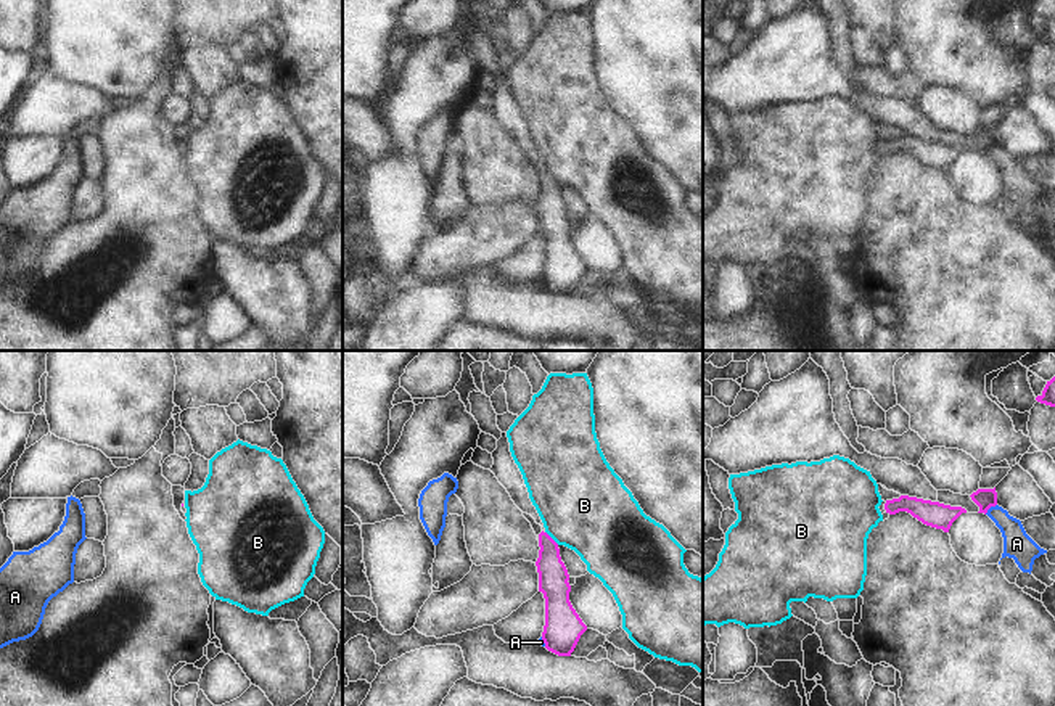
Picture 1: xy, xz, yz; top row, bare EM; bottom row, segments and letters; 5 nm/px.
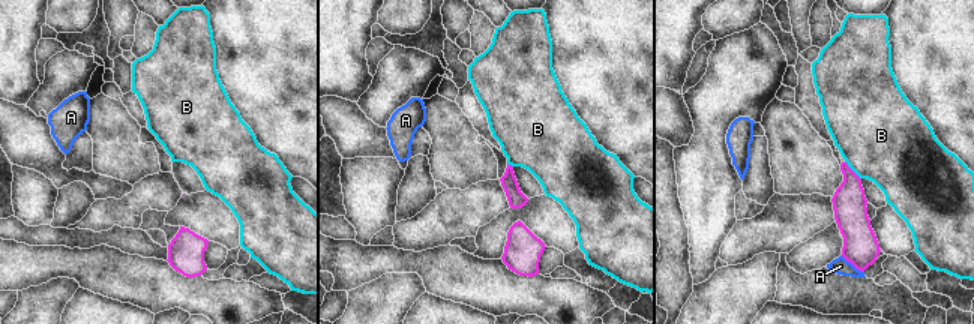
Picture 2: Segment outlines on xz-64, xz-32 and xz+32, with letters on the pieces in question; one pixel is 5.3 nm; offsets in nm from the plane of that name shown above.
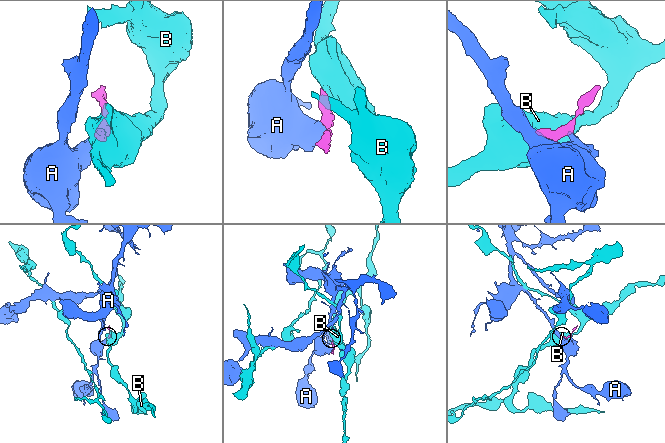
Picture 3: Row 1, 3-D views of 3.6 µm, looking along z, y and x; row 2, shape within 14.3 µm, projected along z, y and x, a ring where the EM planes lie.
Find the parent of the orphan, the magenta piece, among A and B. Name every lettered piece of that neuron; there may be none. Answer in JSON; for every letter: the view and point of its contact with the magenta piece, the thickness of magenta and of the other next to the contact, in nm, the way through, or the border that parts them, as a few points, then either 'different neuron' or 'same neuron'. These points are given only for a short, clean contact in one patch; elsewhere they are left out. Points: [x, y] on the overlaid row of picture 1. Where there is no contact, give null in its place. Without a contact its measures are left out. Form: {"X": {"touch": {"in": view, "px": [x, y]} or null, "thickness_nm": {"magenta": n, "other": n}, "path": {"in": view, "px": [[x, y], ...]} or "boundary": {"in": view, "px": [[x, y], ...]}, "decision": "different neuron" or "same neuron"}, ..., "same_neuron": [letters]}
{"A": {"touch": {"in": "yz", "px": [989, 507]}, "thickness_nm": {"magenta": 100, "other": 140}, "boundary": {"in": "yz", "px": [[996, 504], [985, 513]]}, "decision": "different neuron"}, "B": {"touch": {"in": "xz", "px": [550, 537]}, "thickness_nm": {"magenta": 150, "other": 460}, "boundary": {"in": "xz", "px": [[545, 531], [558, 544]]}, "decision": "different neuron"}, "same_neuron": []}

